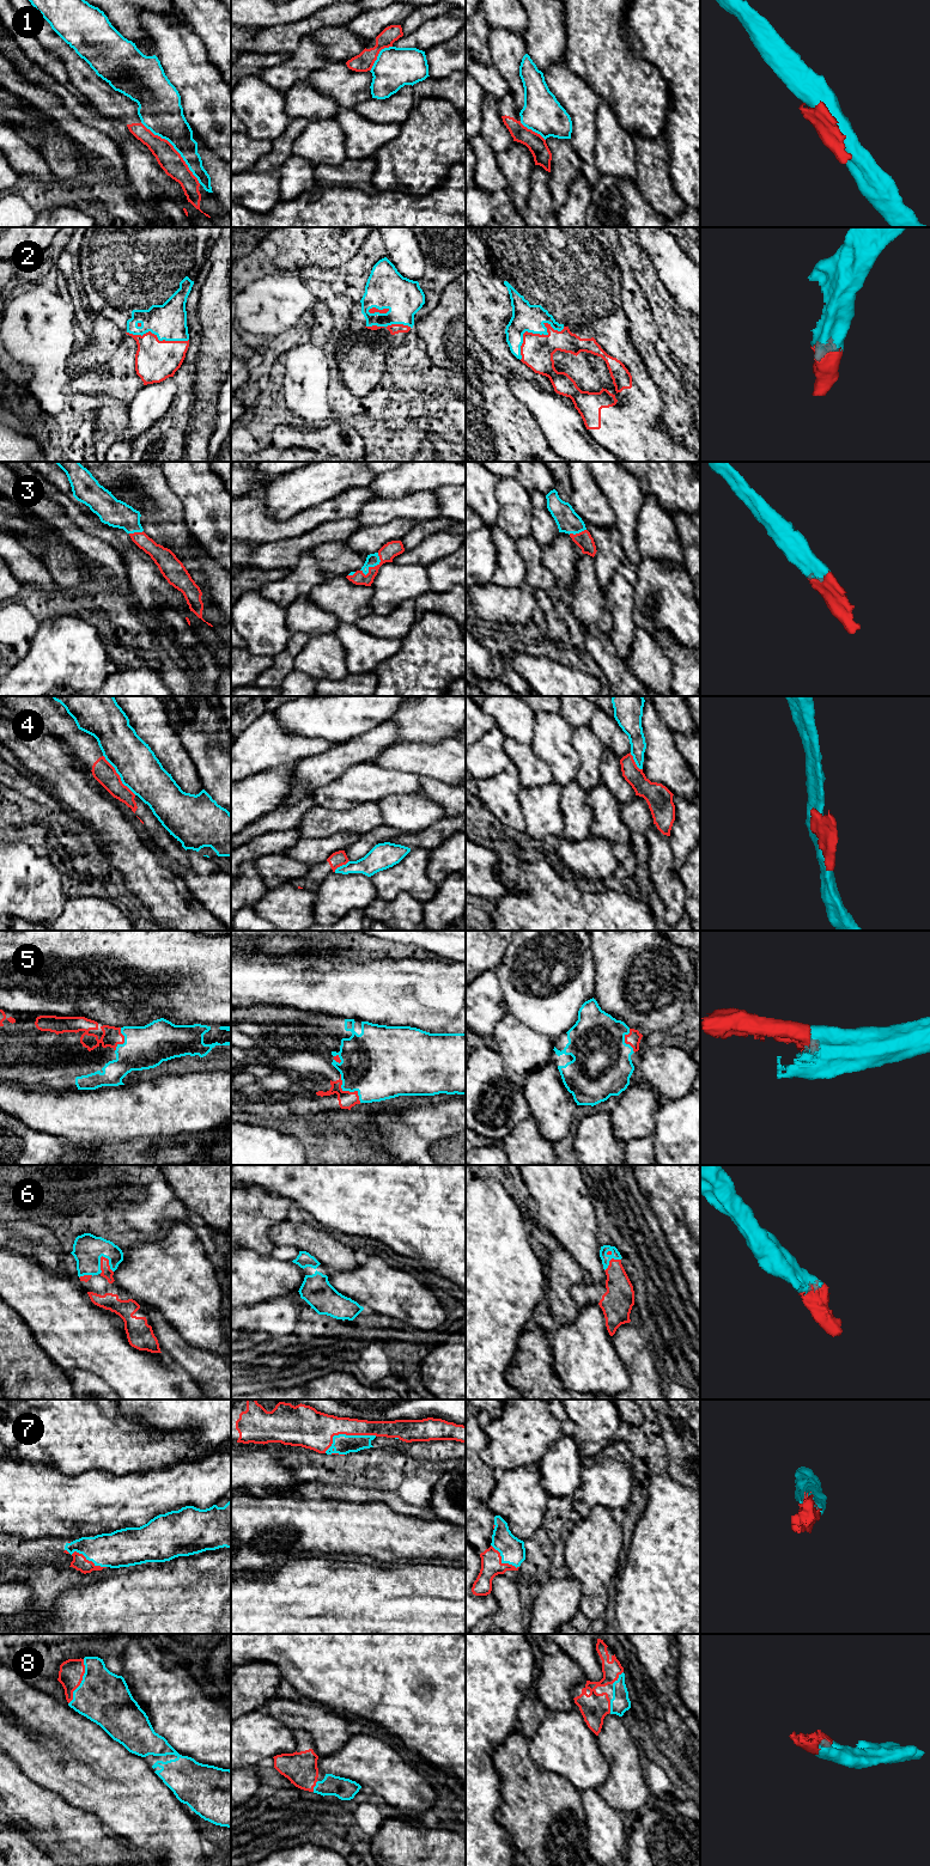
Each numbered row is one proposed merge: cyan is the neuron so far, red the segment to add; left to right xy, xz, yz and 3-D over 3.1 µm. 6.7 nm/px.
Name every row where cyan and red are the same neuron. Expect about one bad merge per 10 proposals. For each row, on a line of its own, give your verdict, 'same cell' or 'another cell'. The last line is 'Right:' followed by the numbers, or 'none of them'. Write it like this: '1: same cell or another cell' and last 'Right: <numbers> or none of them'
1: another cell
2: same cell
3: same cell
4: another cell
5: same cell
6: same cell
7: same cell
8: same cell
Right: 2, 3, 5, 6, 7, 8

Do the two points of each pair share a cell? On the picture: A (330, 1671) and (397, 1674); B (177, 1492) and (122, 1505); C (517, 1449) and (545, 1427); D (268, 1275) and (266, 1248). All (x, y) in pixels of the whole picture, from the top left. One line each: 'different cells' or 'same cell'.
A: same cell
B: same cell
C: same cell
D: different cells

